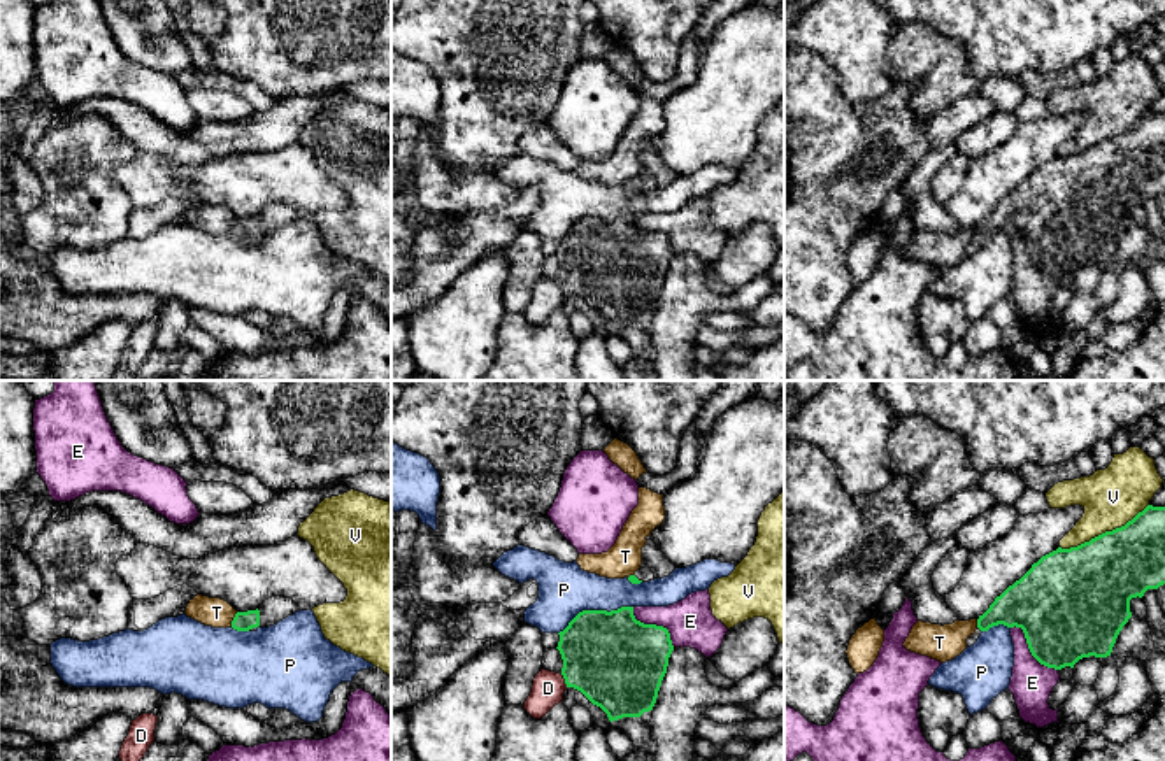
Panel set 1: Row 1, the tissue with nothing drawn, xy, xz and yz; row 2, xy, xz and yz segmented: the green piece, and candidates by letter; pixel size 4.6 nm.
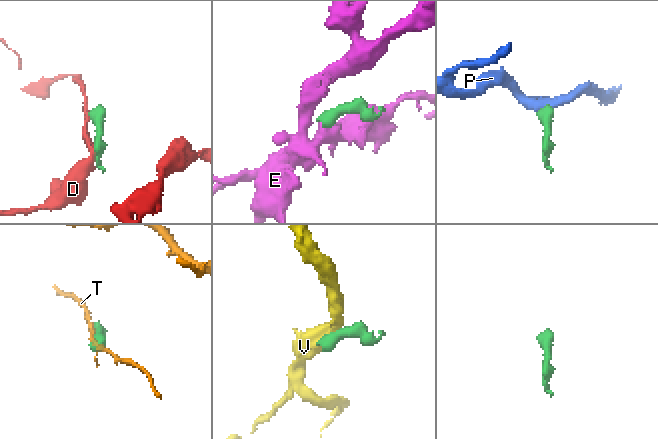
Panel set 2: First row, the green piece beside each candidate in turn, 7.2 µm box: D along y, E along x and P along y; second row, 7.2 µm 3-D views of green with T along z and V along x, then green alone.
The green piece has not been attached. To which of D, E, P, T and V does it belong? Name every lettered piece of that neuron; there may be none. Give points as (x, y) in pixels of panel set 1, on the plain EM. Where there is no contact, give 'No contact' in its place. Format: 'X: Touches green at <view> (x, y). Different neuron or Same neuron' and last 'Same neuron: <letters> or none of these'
D: Touches green at xz (565, 288). Different neuron
E: Touches green at yz (1029, 255). Different neuron
P: Touches green at xz (595, 218). Different neuron
T: Touches green at xy (234, 227). Different neuron
V: Touches green at yz (1106, 139). Different neuron
Same neuron: none of these

